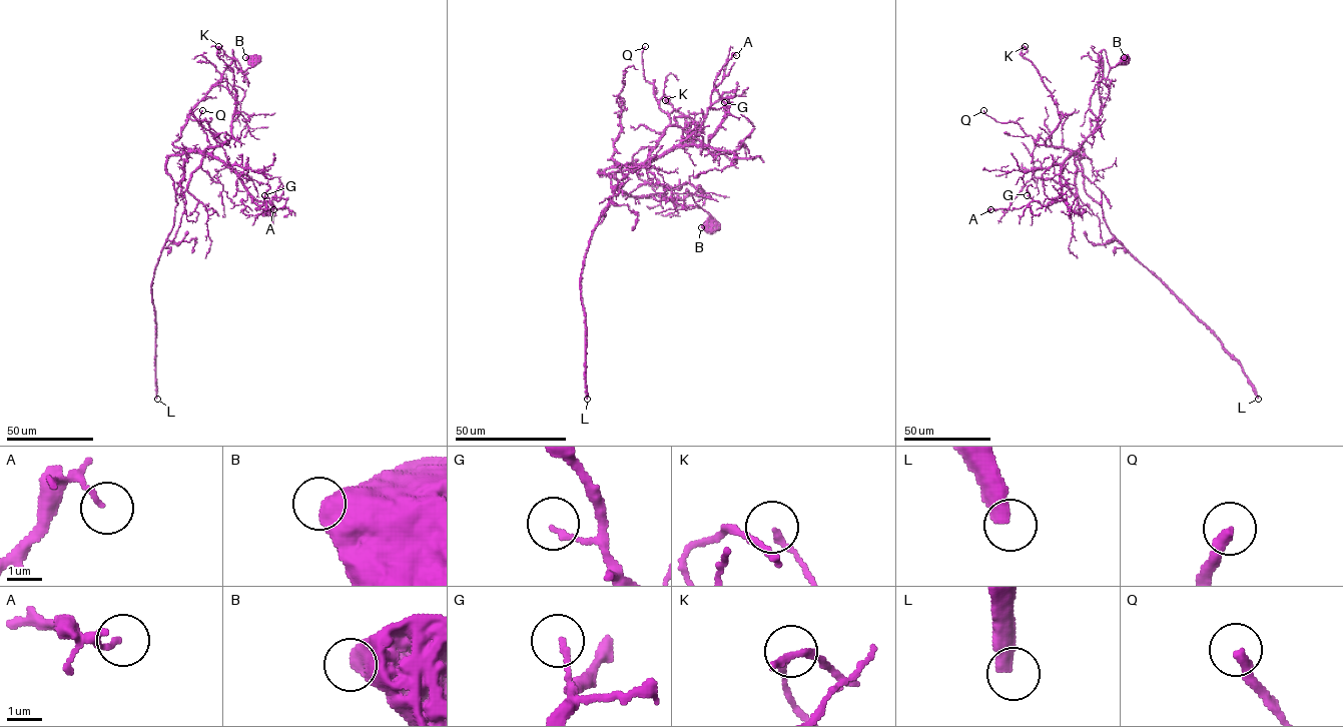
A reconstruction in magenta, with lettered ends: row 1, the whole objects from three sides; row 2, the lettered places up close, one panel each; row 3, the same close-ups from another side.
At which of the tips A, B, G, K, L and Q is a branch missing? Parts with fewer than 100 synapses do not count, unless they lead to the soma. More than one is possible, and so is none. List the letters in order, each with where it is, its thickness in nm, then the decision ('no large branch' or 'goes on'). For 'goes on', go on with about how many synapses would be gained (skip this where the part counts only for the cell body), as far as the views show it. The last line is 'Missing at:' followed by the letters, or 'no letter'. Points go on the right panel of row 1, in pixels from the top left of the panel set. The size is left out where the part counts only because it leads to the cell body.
A: (990, 209) | 140 nm | no large branch
B: (1124, 57) | 750 nm | no large branch
G: (1027, 195) | 140 nm | no large branch
K: (1025, 46) | 140 nm | no large branch
L: (1258, 399) | 440 nm | goes on | 550 syn
Q: (983, 110) | 320 nm | no large branch
Missing at: L

